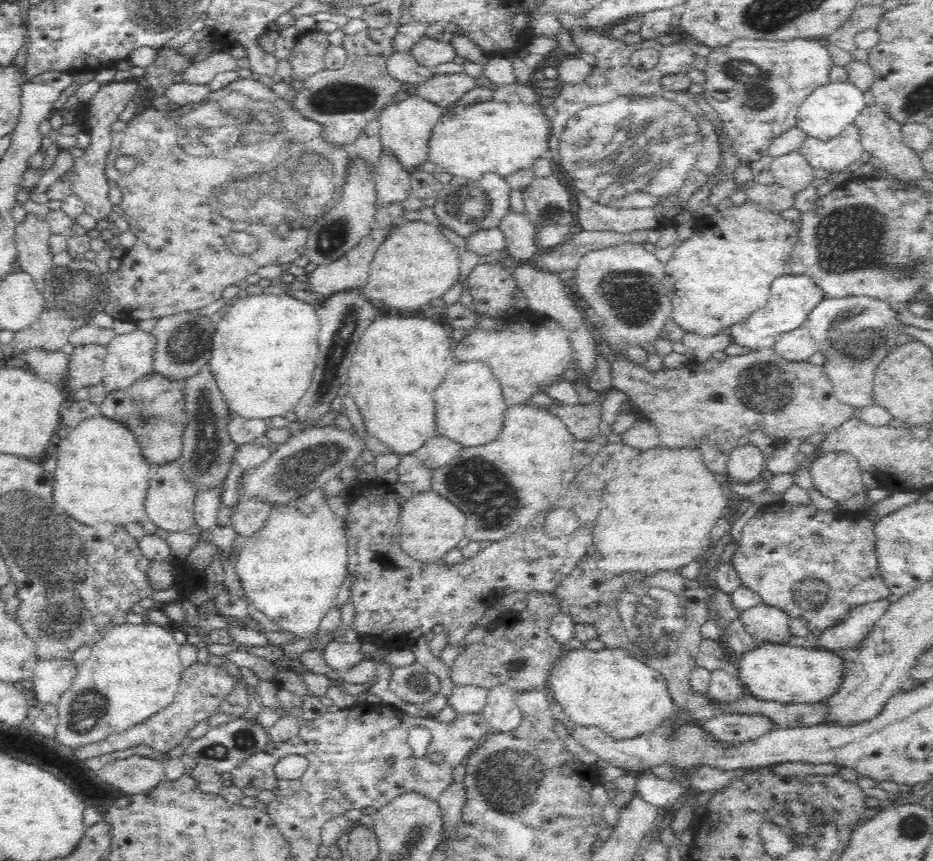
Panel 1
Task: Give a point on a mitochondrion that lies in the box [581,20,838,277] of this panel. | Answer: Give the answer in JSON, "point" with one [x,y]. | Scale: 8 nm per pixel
{"point":[753,78]}

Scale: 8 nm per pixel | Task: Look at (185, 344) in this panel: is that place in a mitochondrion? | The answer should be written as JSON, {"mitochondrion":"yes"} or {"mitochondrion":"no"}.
{"mitochondrion":"yes"}

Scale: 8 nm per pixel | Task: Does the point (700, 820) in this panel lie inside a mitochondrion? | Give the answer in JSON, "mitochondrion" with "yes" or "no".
{"mitochondrion":"no"}

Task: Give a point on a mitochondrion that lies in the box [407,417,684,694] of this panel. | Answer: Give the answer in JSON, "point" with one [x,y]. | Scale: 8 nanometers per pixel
{"point":[478,478]}

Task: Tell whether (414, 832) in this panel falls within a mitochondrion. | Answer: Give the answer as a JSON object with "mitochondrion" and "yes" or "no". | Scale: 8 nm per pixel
{"mitochondrion":"yes"}

